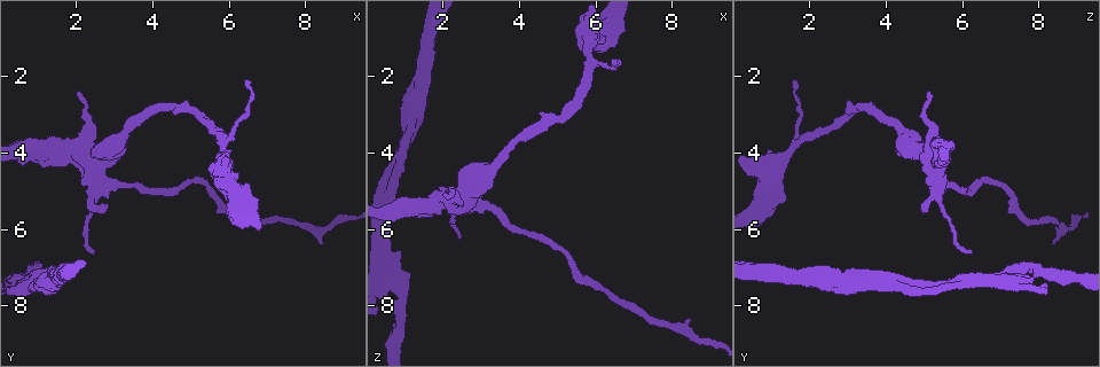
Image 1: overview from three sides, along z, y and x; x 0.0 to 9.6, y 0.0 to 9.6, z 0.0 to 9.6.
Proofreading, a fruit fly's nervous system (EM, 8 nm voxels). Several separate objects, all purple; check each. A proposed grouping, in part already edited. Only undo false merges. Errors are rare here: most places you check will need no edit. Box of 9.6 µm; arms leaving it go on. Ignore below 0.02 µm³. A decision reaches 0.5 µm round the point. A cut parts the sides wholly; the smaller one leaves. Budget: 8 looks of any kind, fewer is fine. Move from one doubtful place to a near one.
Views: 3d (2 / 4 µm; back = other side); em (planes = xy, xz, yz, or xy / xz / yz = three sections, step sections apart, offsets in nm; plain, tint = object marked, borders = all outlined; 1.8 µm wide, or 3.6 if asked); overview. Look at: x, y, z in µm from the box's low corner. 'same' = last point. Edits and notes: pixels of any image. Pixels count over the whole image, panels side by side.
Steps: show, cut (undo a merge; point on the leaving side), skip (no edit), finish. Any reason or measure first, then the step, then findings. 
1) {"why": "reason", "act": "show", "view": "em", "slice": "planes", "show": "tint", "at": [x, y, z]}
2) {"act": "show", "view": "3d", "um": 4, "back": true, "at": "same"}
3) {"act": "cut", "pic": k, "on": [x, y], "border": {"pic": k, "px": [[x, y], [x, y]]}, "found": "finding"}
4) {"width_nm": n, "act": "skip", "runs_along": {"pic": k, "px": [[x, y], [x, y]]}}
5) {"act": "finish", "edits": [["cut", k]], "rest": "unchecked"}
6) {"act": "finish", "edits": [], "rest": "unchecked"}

{"why": "arms part here", "act": "show", "view": "3d", "um": 4, "back": true, "at": [5.85, 4.35, 1.10]}

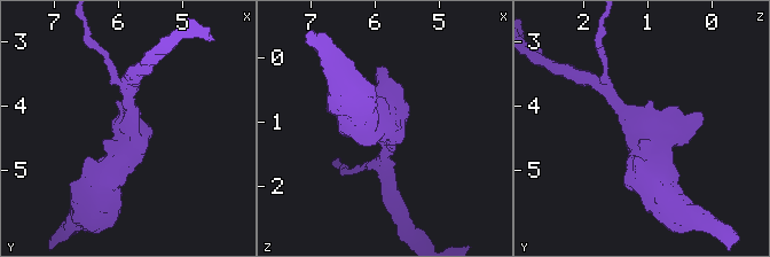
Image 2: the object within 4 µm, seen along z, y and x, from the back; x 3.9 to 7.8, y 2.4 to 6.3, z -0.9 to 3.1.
{"arms": 3, "arm_widths_nm": [220, 240, 460], "act": "show", "view": "em", "slice": "planes", "show": "plain", "at": [5.85, 4.35, 1.05]}

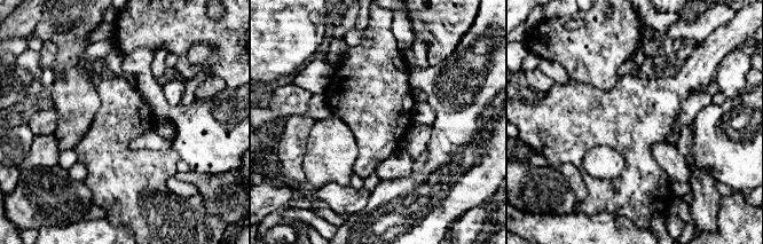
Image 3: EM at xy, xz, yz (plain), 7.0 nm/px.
{"why": "where the object lies", "act": "show", "view": "em", "slice": "planes", "show": "tint", "at": "same"}

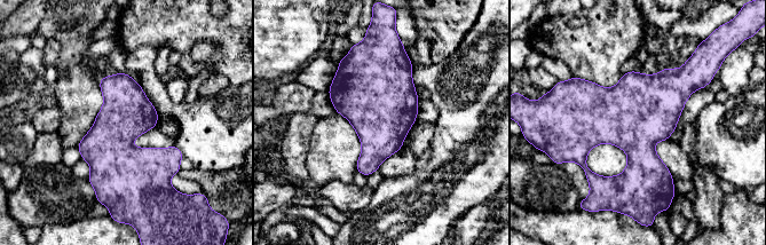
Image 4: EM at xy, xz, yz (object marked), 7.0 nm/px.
{"act": "skip", "found": "one neuron here"}

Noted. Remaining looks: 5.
{"why": "calibre changes", "act": "show", "view": "em", "um": 3.6, "slice": "yz", "step": 4, "show": "tint", "at": [3.25, 3.50, 4.45]}

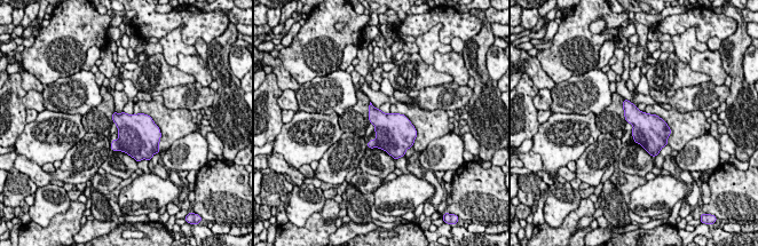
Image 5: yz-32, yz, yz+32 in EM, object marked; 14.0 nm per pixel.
{"act": "show", "view": "em", "um": 3.6, "slice": "planes", "show": "tint", "at": "same"}

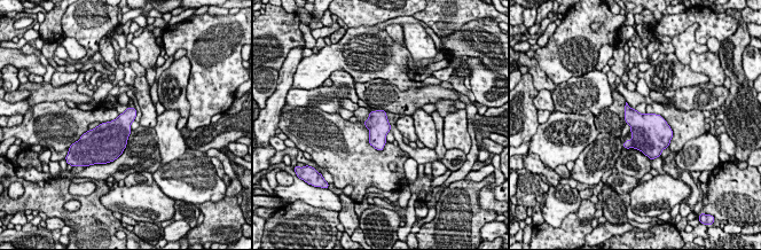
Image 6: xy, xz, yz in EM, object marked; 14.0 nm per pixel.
{"act": "skip", "found": "one neuron here"}

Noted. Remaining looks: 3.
{"why": "sudden change in width", "act": "show", "view": "3d", "um": 4, "at": [2.70, 5.00, 5.40]}

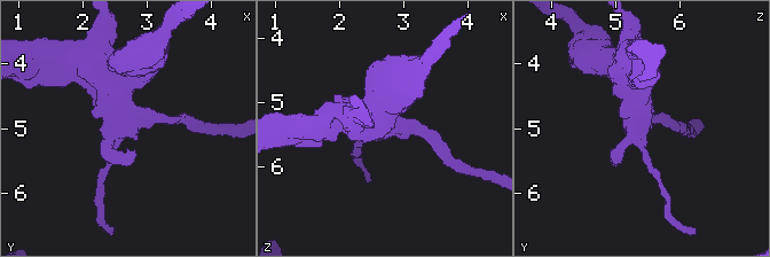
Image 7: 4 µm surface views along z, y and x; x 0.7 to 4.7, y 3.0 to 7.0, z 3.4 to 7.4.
{"why": "need the tissue", "act": "show", "view": "em", "slice": "planes", "show": "tint", "at": [2.70, 5.00, 5.35]}

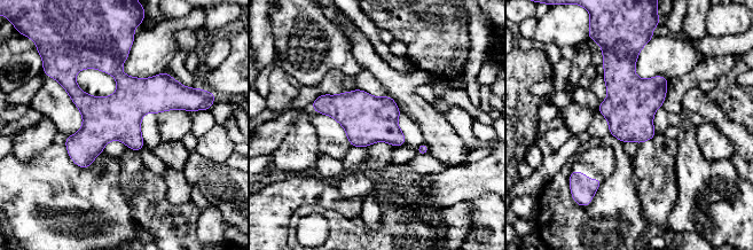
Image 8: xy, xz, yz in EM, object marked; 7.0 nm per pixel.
{"act": "skip", "runs_along": {"pic": 8, "px": [[115, 54], [122, 106], [81, 164]]}, "found": "continuous, no second neuron"}

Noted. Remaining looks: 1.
{"act": "finish", "edits": [], "rest": "unchecked"}

